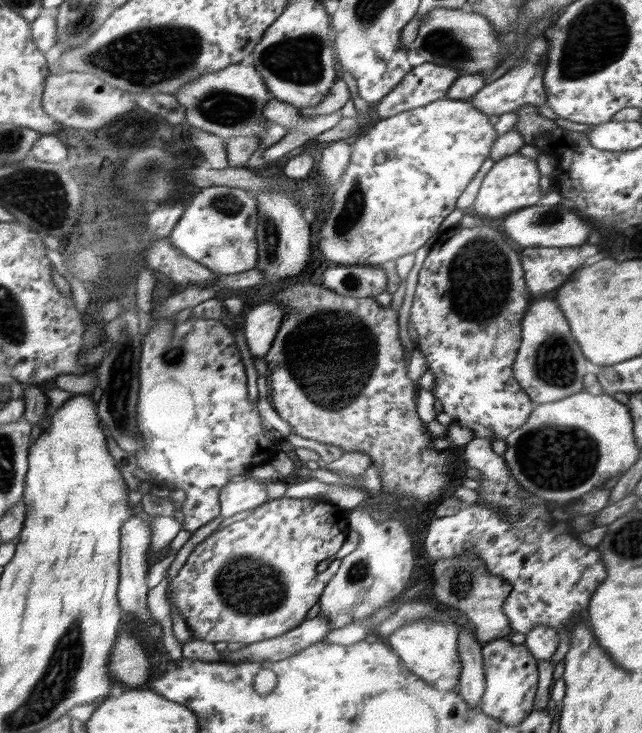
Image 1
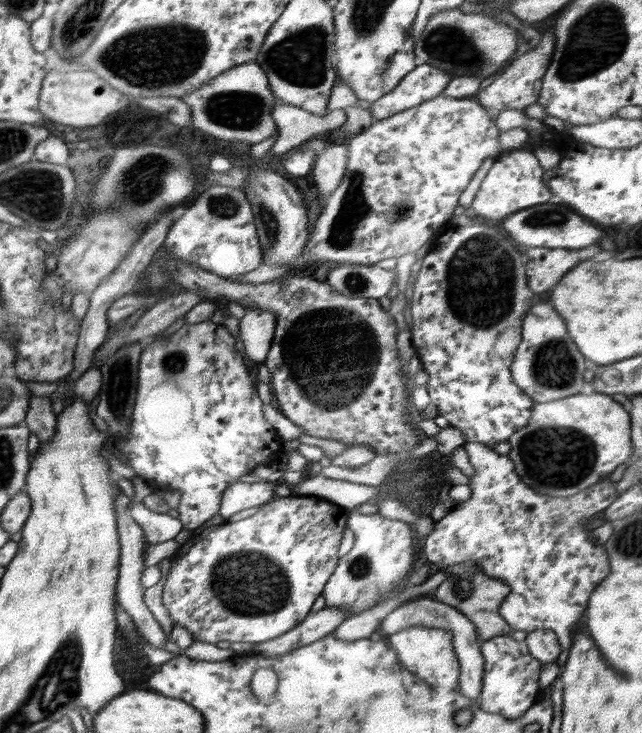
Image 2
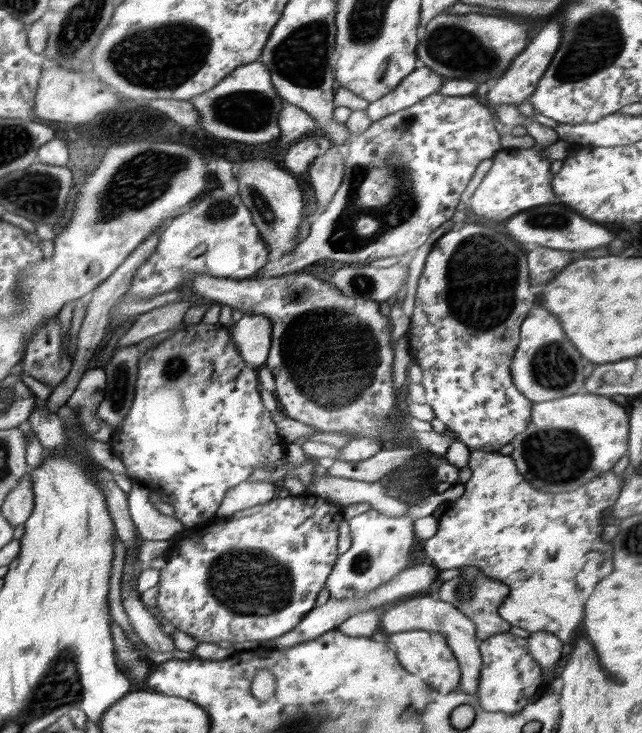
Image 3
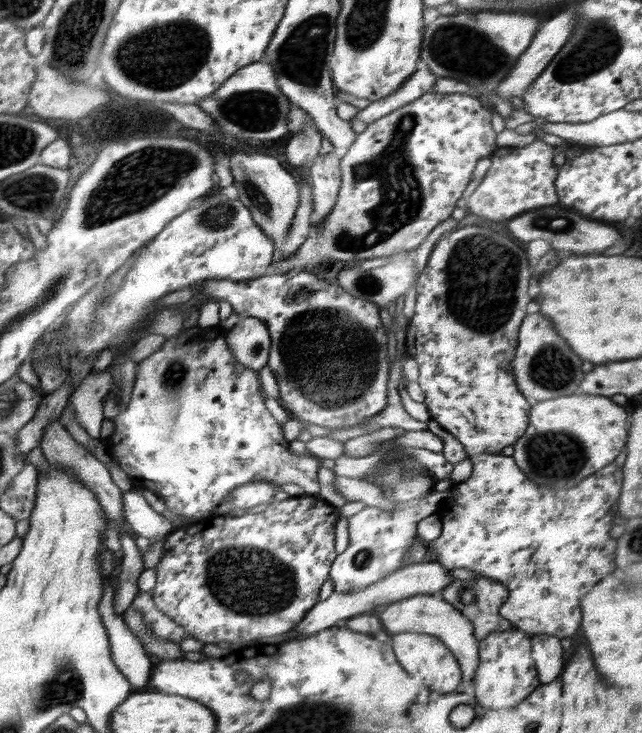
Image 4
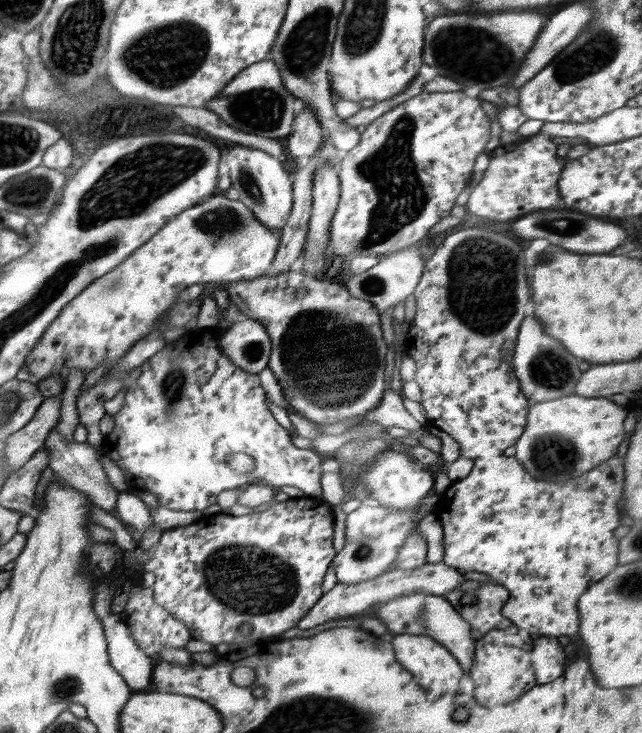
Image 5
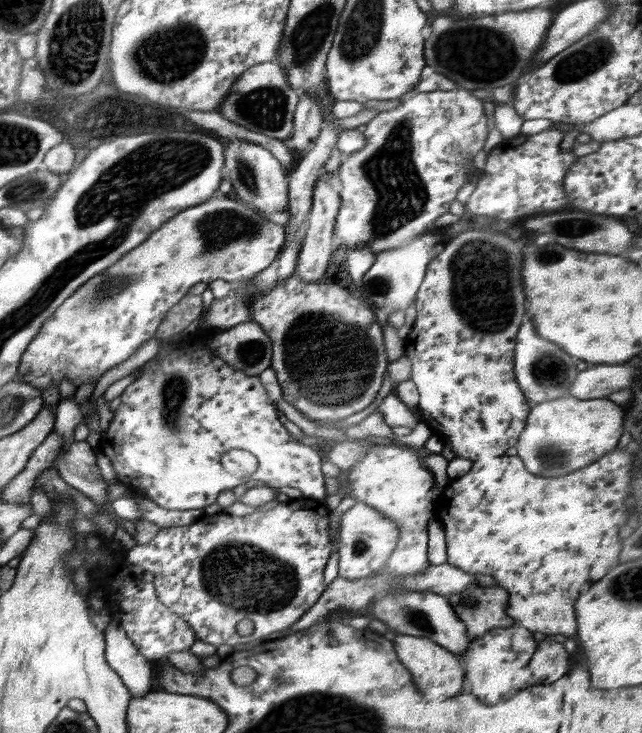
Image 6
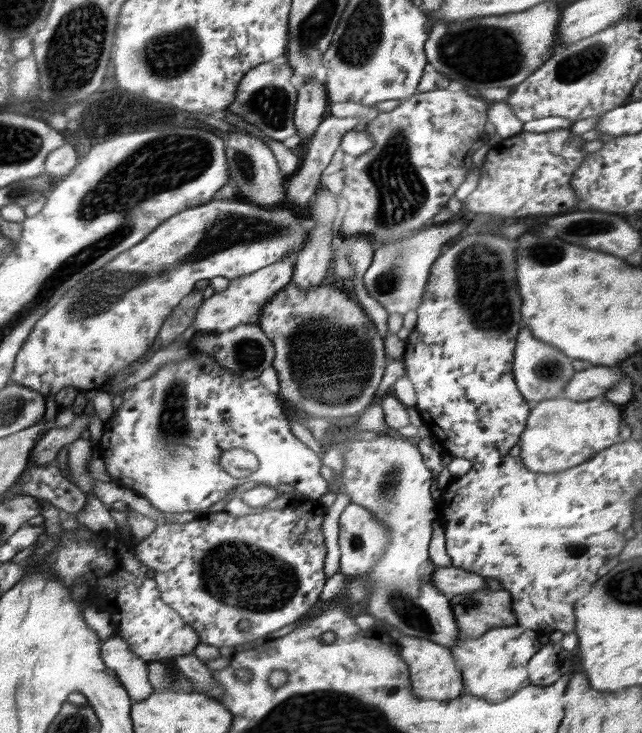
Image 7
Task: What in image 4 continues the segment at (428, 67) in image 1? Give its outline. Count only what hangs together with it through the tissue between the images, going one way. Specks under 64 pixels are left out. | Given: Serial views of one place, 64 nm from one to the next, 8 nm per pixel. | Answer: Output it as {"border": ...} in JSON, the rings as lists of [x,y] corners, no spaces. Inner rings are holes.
{"border":[[[426,70],[414,71],[391,95],[371,101],[366,108],[359,110],[354,119],[370,124],[411,102],[423,94],[432,92],[438,77]]]}

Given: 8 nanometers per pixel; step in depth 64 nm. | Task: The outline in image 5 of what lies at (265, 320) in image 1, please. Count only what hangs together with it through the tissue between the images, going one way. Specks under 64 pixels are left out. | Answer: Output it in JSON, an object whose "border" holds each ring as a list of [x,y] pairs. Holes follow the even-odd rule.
{"border":[[[257,320],[234,323],[221,335],[219,345],[222,352],[246,372],[260,373],[268,368],[271,338]]]}

